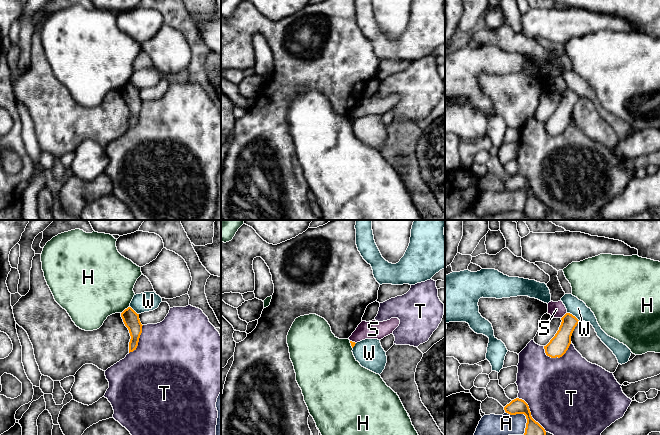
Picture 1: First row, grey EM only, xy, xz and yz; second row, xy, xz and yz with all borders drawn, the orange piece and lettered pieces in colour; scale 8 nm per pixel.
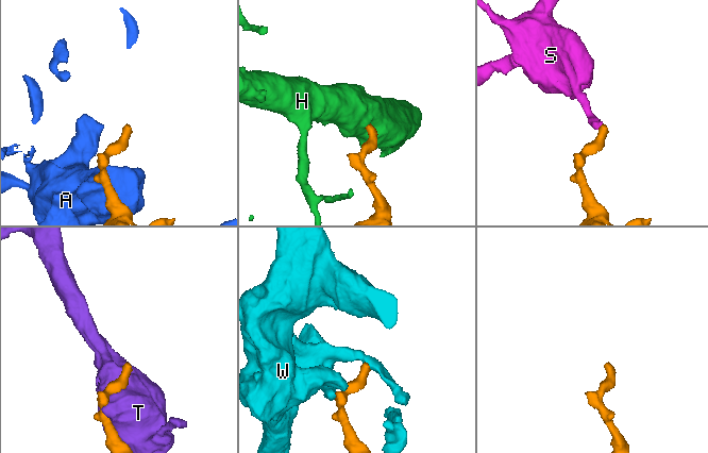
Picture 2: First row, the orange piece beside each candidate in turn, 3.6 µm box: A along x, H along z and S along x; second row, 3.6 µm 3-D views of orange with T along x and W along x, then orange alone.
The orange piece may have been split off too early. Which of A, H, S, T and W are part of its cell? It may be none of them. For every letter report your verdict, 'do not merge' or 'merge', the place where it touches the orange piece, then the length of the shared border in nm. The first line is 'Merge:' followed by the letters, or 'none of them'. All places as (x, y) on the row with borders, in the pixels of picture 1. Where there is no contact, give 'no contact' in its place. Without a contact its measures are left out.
Merge: none of them
A: do not merge; contact yz (524, 414); length 240 nm
H: do not merge; contact xy (125, 309); length 90 nm
S: do not merge; contact yz (564, 315); length 70 nm
T: do not merge; contact yz (530, 413); length 360 nm
W: do not merge; contact yz (572, 315); length 120 nm

